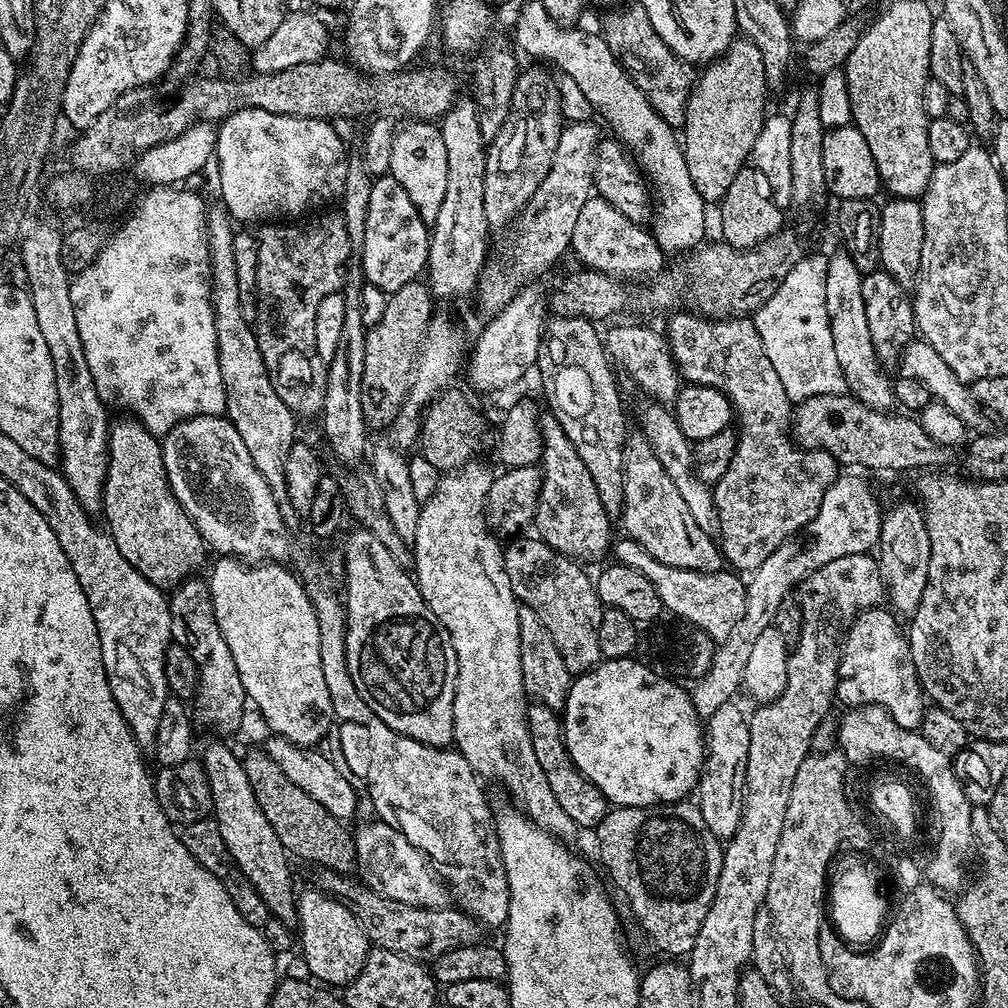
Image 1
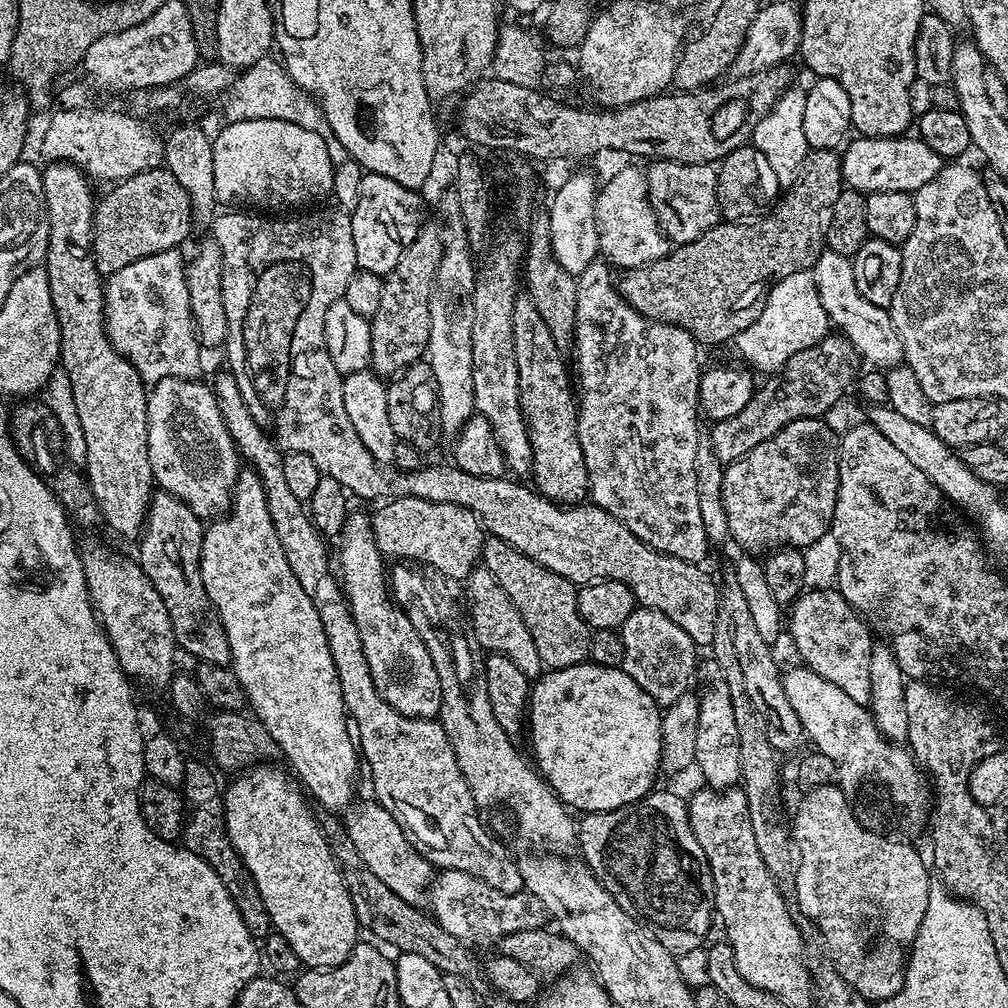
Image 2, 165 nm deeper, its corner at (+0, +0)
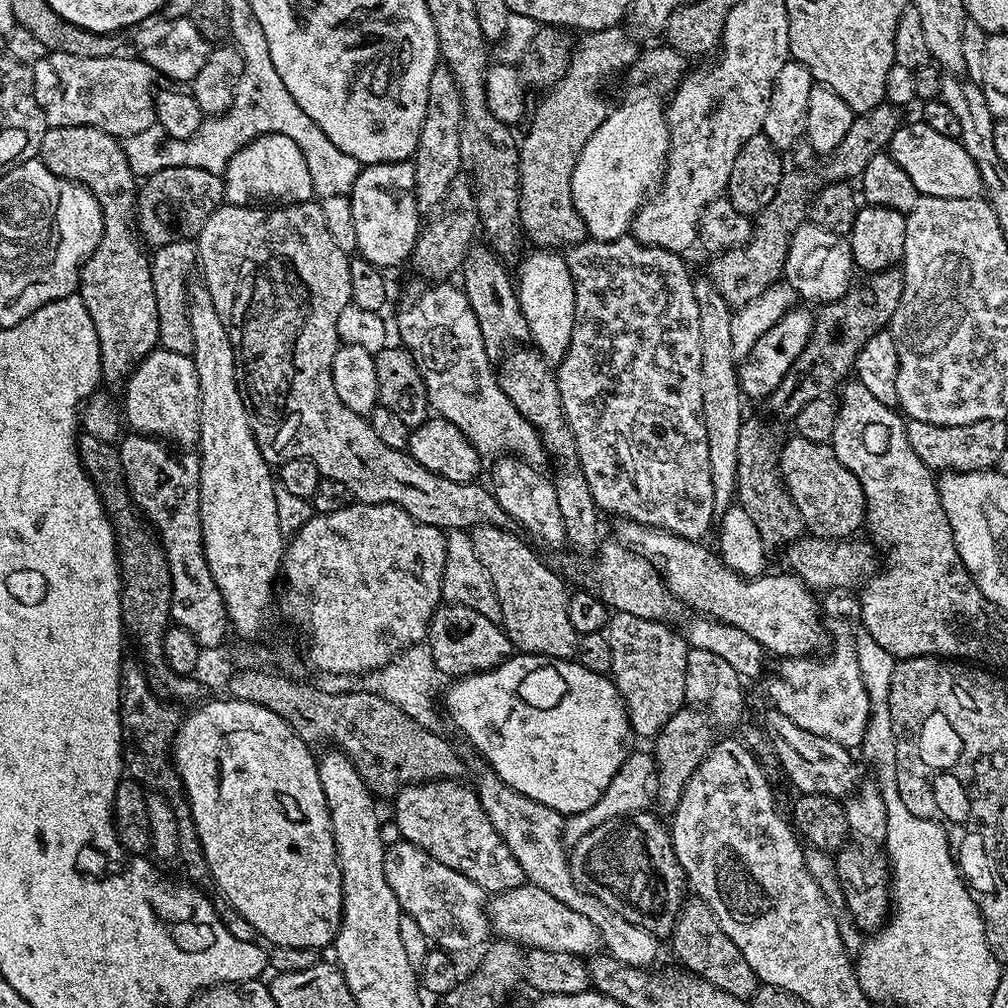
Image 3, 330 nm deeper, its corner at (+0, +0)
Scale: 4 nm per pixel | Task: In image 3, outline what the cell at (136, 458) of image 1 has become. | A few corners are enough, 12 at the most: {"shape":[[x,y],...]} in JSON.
{"shape":[[94,126],[49,128],[38,158],[89,188],[104,233],[78,294],[100,375],[119,385],[160,344],[138,178]]}

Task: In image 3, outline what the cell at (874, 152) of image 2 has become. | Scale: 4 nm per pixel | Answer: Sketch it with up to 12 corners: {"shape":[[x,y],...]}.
{"shape":[[901,123],[887,151],[921,196],[974,198],[978,166],[959,140]]}

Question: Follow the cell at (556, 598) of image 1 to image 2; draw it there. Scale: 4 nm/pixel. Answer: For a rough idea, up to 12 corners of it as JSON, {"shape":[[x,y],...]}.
{"shape":[[493,535],[482,564],[545,669],[589,659],[577,585]]}

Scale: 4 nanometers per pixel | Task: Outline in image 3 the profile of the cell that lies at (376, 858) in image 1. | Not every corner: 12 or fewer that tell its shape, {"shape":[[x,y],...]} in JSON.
{"shape":[[525,882],[495,893],[491,931],[525,949],[585,957],[590,918]]}

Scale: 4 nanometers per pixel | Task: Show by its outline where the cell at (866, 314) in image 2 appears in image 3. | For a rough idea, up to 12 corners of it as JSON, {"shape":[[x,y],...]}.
{"shape":[[811,222],[793,234],[783,279],[823,305],[854,284],[845,237]]}

